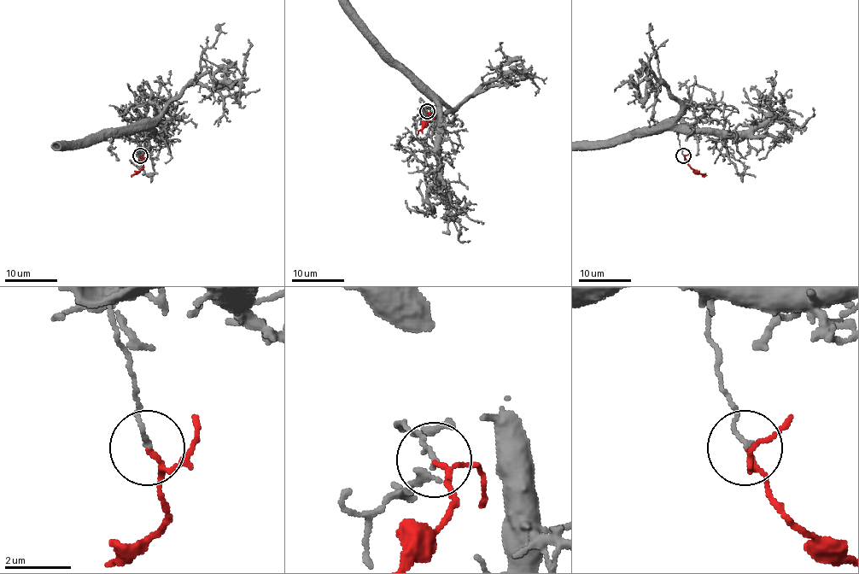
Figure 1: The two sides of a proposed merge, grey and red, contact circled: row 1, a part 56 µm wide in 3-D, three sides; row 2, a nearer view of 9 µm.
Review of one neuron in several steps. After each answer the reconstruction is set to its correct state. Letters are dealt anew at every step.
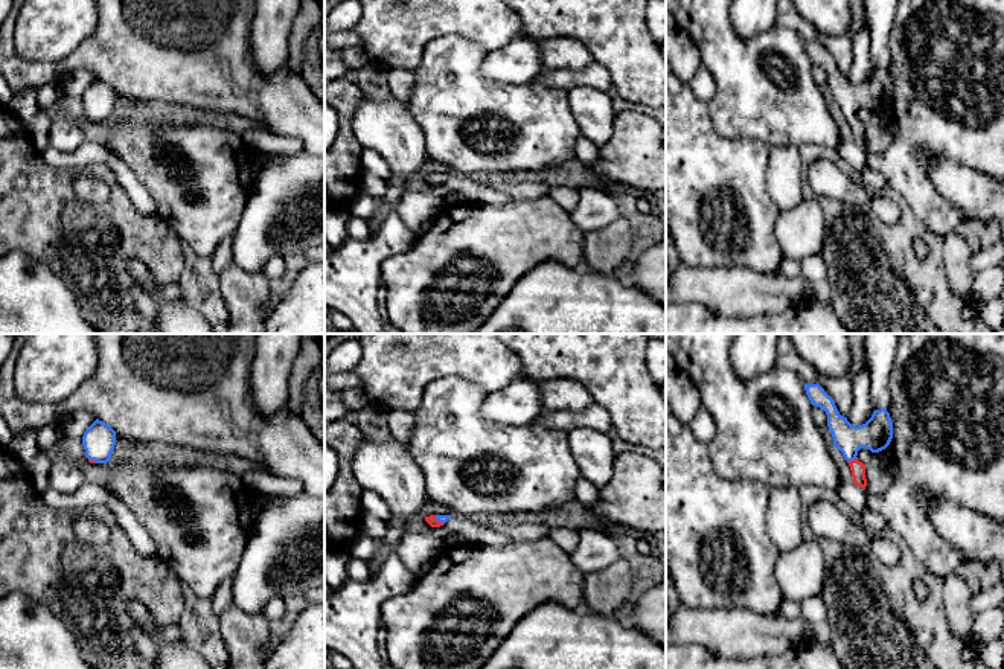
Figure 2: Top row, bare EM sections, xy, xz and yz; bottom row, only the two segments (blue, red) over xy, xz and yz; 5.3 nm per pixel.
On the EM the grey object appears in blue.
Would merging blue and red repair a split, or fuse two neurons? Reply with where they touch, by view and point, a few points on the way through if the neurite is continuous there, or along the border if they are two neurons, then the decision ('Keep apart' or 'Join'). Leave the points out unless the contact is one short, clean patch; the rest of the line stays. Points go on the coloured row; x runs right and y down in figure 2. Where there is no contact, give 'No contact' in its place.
Touches blue at yz (852, 459). Path across: yz (876, 433), (852, 450), (852, 459), (858, 468). Join

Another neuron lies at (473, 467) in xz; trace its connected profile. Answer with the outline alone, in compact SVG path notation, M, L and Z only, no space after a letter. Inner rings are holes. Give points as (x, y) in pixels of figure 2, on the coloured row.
M442 376L427 386L413 413L408 451L424 472L428 498L460 517L474 518L542 512L576 500L582 474L568 447L568 431L536 421L521 427L484 421L481 407L486 396L483 389L459 376Z

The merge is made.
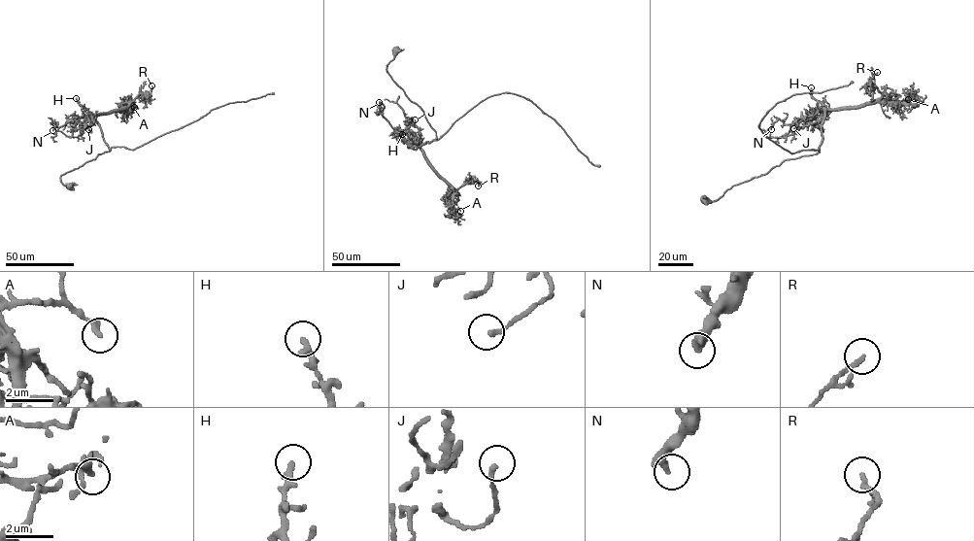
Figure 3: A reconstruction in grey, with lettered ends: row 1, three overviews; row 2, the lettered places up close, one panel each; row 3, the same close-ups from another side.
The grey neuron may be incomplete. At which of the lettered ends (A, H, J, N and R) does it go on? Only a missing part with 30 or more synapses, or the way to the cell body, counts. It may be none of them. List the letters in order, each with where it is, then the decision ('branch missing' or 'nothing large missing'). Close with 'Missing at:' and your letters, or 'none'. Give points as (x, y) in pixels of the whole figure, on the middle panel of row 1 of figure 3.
A: place (460, 211); nothing large missing
H: place (402, 134); nothing large missing
J: place (415, 119); nothing large missing
N: place (379, 102); nothing large missing
R: place (478, 185); nothing large missing
Missing at: none

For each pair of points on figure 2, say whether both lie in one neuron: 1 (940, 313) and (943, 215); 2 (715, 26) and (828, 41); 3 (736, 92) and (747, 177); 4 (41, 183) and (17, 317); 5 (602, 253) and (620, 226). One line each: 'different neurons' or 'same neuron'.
1: different neurons
2: different neurons
3: different neurons
4: different neurons
5: same neuron

